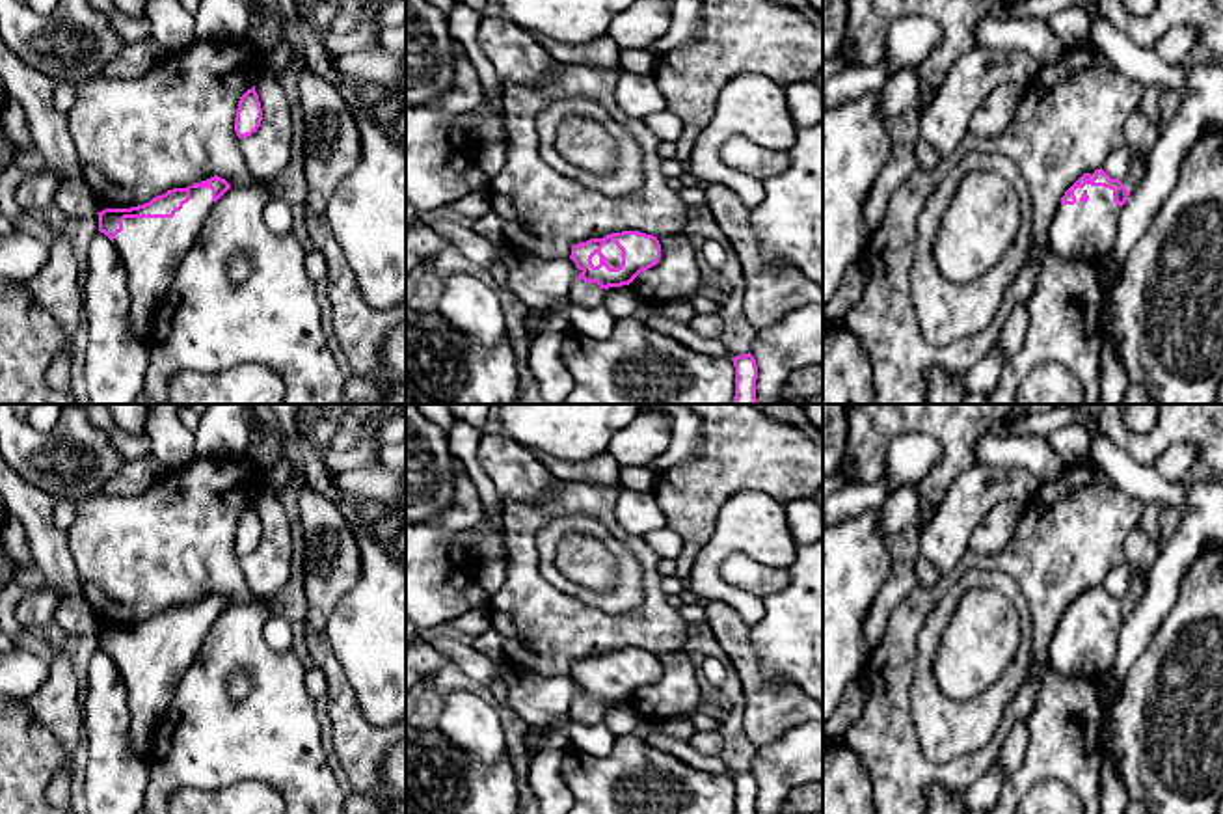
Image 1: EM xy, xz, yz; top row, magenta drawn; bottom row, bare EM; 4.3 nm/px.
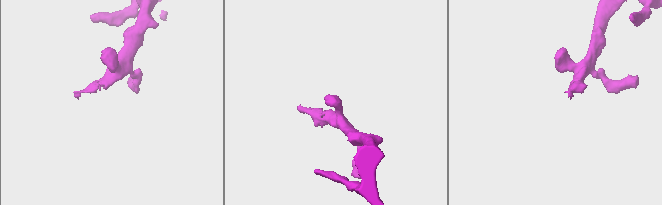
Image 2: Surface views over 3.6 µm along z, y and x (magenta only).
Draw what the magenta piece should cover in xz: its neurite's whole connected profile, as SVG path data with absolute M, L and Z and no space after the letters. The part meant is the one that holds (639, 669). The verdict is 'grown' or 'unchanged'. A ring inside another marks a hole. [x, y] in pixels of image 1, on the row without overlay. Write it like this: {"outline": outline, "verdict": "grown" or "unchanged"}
{"outline": "M640 648L611 650L571 665L570 676L581 687L568 717L583 725L603 723L609 704L622 704L661 676L657 654Z", "verdict": "grown"}

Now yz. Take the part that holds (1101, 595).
{"outline": "M1132 570L1128 592L1111 596L1102 585L1083 590L1061 615L1048 644L1048 665L1085 680L1109 672L1121 624L1139 605L1147 590L1143 577Z", "verdict": "grown"}

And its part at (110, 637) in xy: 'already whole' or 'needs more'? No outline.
needs more

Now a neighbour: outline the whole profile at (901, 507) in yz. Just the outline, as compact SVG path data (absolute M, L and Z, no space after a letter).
M912 488L894 490L879 509L879 531L894 535L912 523L918 516L921 499Z

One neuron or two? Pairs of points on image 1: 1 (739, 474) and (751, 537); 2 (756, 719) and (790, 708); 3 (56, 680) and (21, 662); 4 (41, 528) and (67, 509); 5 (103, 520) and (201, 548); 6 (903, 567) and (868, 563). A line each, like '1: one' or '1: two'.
1: two
2: one
3: two
4: two
5: one
6: two

